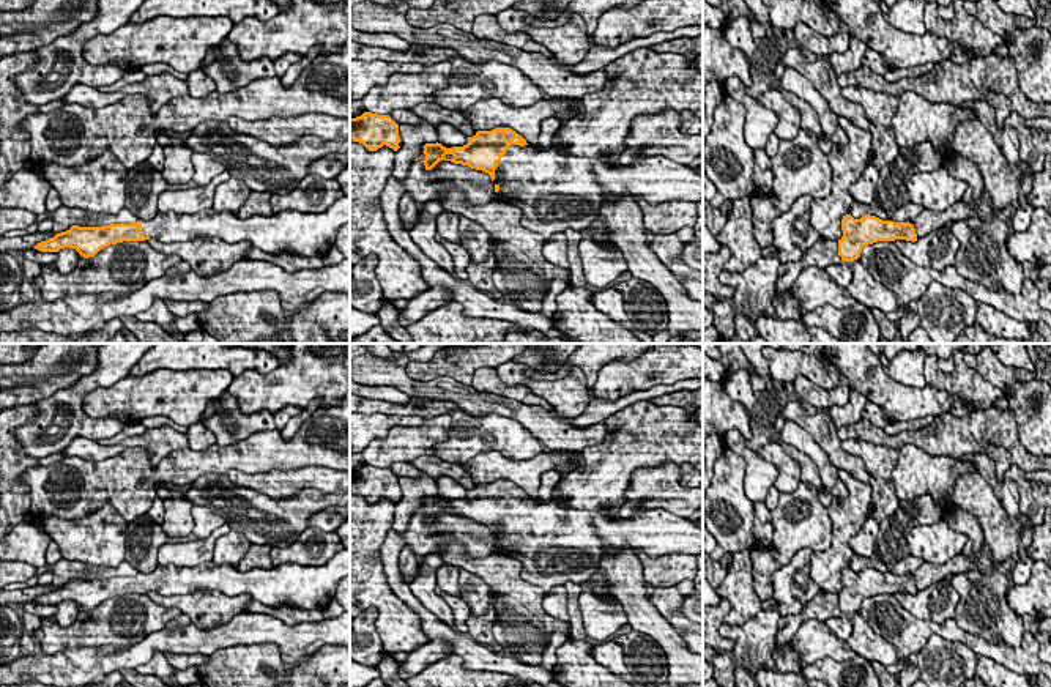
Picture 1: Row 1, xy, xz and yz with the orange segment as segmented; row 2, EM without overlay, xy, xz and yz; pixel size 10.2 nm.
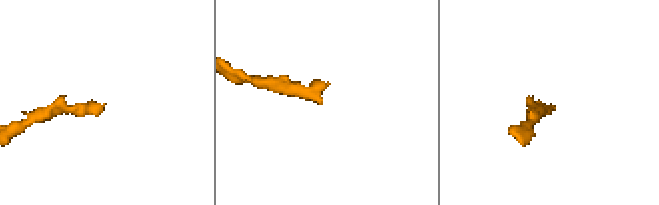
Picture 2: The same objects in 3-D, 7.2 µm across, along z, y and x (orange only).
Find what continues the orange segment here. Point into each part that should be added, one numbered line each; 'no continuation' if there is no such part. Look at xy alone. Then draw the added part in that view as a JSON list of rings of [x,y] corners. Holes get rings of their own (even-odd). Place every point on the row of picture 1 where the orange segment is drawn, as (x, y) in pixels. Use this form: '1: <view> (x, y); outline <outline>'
1: xy (306, 233); outline [[[342,195],[323,213],[285,210],[247,219],[213,208],[194,214],[158,211],[151,221],[142,221],[142,235],[162,243],[194,238],[221,238],[228,244],[249,241],[266,254],[292,251],[296,255],[323,258],[344,224],[350,224],[350,195]]]

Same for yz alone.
no continuation

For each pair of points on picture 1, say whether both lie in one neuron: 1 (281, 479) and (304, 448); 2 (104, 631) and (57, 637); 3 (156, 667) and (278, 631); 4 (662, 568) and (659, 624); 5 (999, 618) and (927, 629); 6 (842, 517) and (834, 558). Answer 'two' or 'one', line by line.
1: two
2: one
3: two
4: two
5: two
6: one

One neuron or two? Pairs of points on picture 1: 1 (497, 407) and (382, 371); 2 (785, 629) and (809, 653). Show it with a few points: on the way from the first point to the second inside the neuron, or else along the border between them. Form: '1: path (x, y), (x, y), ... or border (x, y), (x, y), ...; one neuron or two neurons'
1: path (468, 399), (449, 389), (418, 389), (410, 386); one neuron
2: border (823, 621), (805, 620), (790, 640); two neurons

